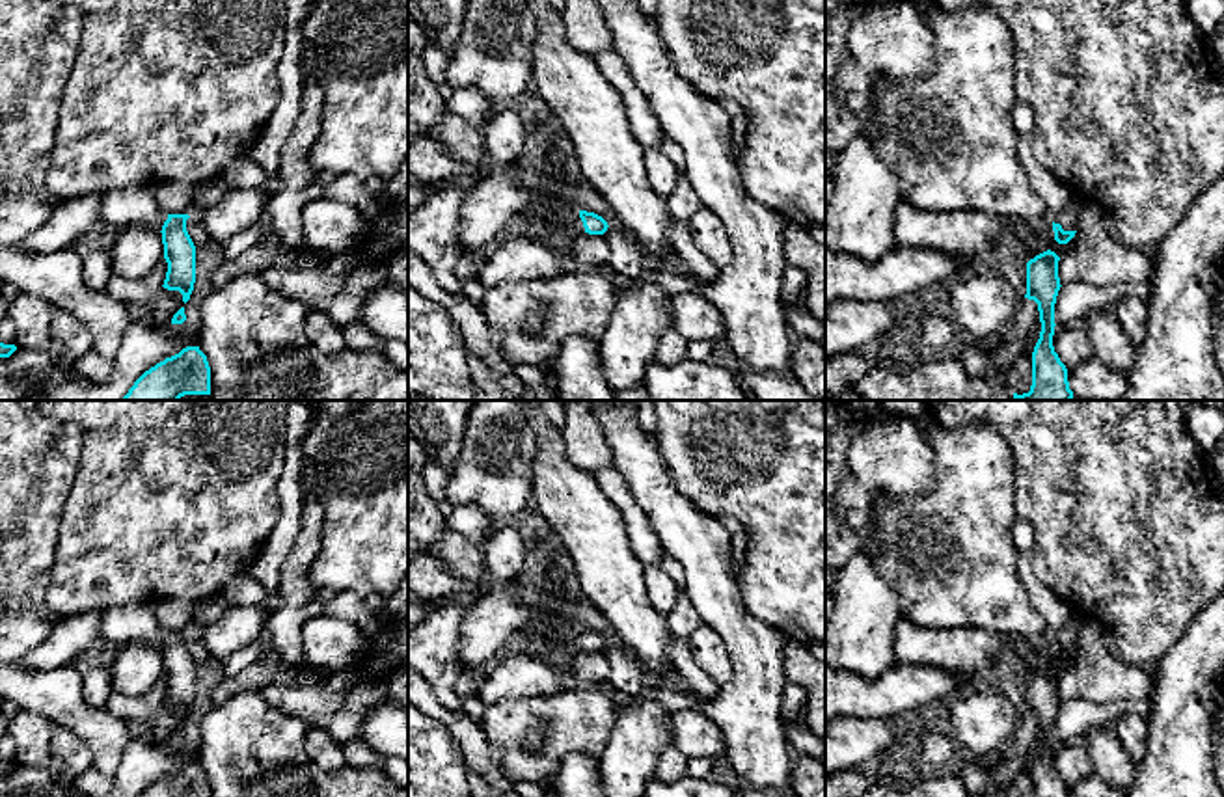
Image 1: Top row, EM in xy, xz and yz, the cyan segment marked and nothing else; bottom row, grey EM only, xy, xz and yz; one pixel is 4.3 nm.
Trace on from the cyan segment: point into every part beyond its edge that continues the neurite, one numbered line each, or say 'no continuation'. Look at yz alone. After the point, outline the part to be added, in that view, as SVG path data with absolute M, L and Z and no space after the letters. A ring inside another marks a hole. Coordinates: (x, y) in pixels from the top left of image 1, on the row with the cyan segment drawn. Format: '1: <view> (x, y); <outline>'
1: yz (1068, 216); M1075 196L1054 218L1054 223L1060 223L1064 231L1077 231L1079 222L1079 197Z

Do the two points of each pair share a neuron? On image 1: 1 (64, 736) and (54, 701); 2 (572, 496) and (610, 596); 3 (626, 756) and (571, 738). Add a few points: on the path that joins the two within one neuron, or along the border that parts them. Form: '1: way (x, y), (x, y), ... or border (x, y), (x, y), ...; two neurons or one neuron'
1: border (58, 725), (71, 730), (88, 747), (92, 758); two neurons
2: way (585, 520), (597, 539), (608, 572); one neuron
3: border (621, 708), (610, 740), (597, 756); two neurons

